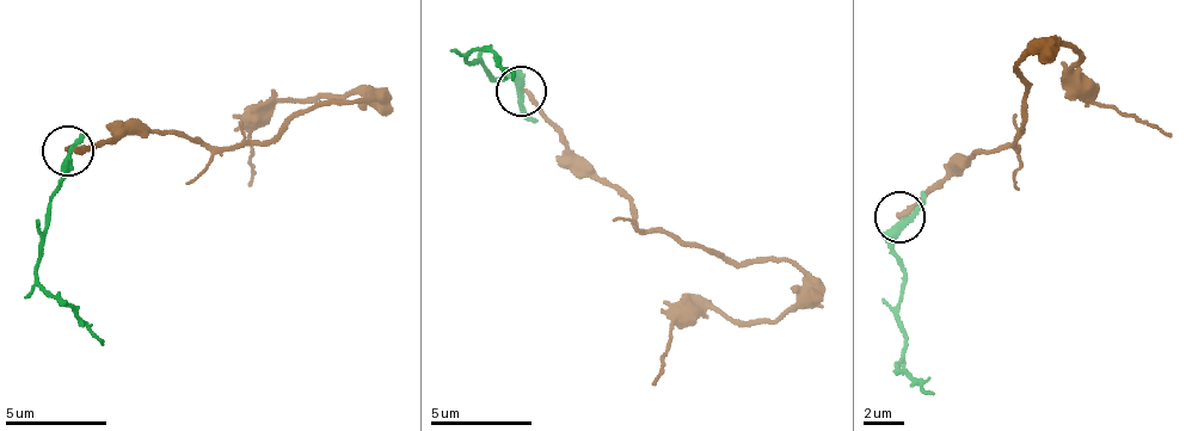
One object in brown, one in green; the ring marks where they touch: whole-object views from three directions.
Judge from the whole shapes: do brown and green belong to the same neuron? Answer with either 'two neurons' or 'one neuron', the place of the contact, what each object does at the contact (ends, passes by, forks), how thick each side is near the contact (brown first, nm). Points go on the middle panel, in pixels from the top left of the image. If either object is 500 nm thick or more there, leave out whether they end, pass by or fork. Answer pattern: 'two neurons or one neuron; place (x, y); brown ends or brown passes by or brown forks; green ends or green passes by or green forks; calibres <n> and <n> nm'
two neurons; place (521, 91); brown ends; green passes by; calibres 280 and 320 nm

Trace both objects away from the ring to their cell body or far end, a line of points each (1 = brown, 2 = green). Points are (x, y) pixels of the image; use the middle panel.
1: (520, 91), (631, 202), (640, 229), (799, 270), (800, 291), (773, 319), (702, 312), (673, 326), (651, 386)
2: (520, 90), (466, 59), (486, 48), (514, 79)

